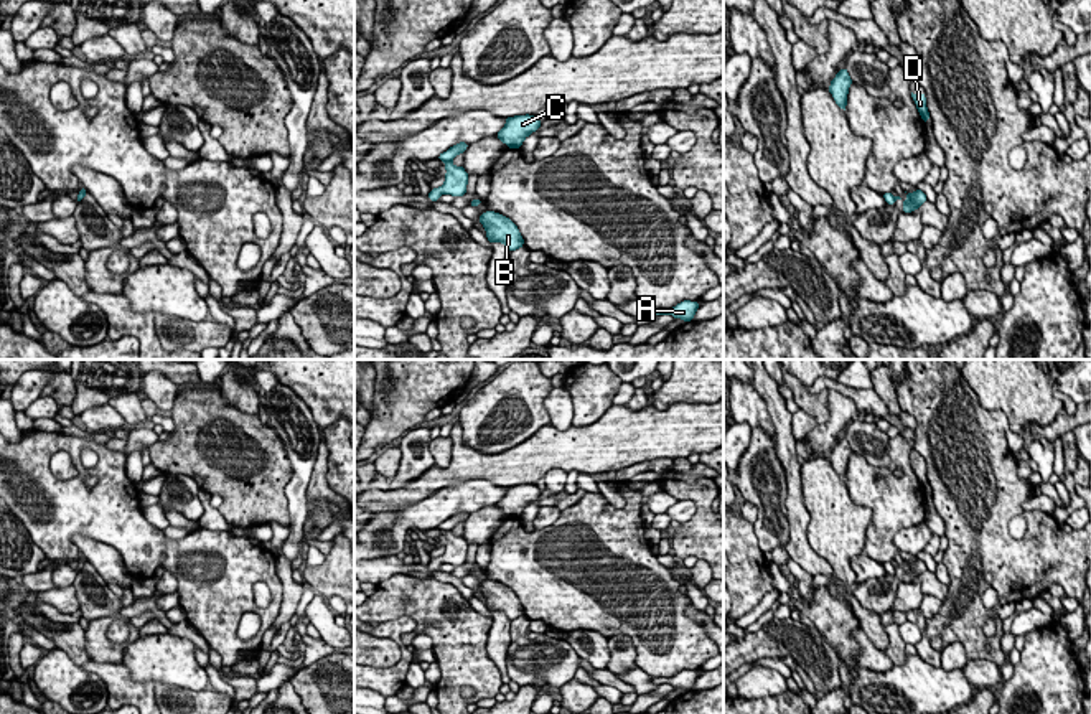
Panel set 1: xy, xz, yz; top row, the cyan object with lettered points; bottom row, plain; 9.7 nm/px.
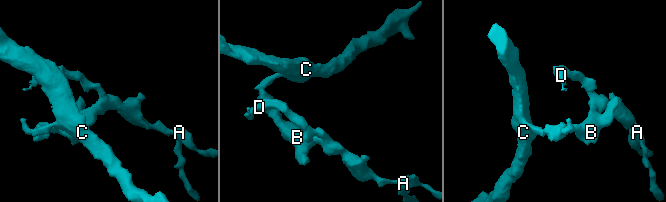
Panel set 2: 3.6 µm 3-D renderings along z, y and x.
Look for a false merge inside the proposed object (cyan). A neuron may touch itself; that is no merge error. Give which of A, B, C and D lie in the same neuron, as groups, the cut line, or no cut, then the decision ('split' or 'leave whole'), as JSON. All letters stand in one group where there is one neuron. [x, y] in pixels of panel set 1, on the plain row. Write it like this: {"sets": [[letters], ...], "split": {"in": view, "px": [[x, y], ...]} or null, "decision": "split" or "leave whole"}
{"sets": [["A", "B", "D"], ["C"]], "split": {"in": "xz", "px": [[445, 530], [450, 531]]}, "decision": "split"}

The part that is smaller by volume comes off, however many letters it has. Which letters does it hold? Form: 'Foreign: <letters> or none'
Foreign: A, B, D

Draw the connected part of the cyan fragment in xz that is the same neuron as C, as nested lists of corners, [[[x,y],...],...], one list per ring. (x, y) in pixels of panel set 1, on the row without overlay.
[[[529,483],[508,486],[496,506],[509,518],[519,518],[524,508],[536,501],[541,493],[542,490]]]

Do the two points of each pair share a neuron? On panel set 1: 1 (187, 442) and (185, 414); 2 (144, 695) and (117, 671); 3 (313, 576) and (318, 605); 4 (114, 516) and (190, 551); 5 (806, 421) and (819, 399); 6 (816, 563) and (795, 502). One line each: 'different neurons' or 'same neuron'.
1: same neuron
2: same neuron
3: different neurons
4: same neuron
5: different neurons
6: same neuron

